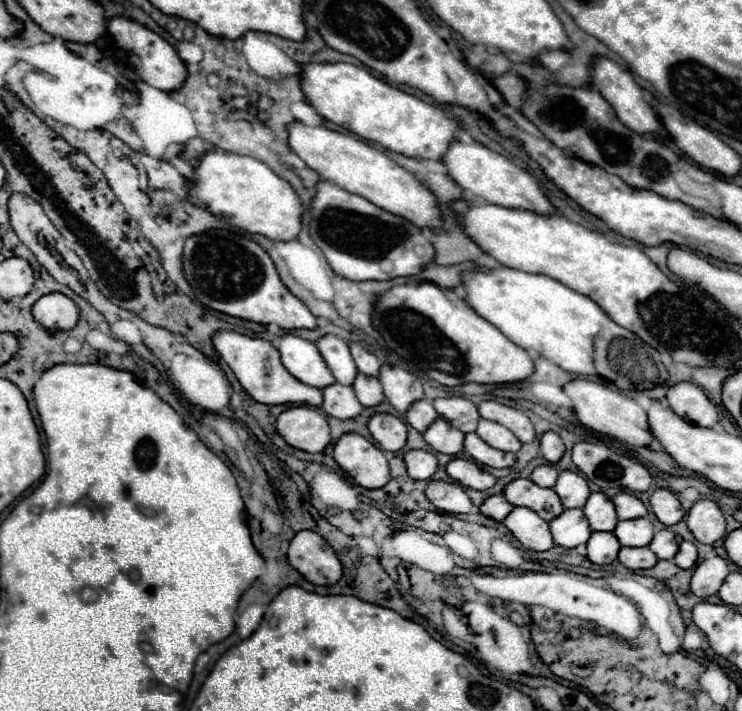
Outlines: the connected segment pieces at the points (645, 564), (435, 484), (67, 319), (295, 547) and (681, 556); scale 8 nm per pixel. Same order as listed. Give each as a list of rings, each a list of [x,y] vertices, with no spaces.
[[[621,548],[617,560],[627,566],[629,570],[645,570],[657,562],[657,556],[649,552],[649,548]]]
[[[429,480],[425,494],[427,494],[429,502],[441,512],[469,514],[473,510],[469,496],[465,494],[463,486],[459,486],[459,484],[443,482],[443,480]]]
[[[53,292],[53,294],[41,296],[33,304],[33,316],[49,332],[71,330],[79,320],[79,310],[69,296]]]
[[[301,530],[293,536],[287,552],[289,564],[317,586],[333,586],[341,578],[341,562],[323,536]]]
[[[681,542],[679,546],[679,552],[675,554],[673,562],[679,566],[679,568],[693,568],[697,564],[697,548],[693,542]]]

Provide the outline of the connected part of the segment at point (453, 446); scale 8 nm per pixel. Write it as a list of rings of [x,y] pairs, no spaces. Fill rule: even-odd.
[[[437,418],[425,432],[423,438],[425,442],[441,452],[441,454],[457,454],[463,450],[463,432],[457,432],[457,428],[453,428],[447,420]]]

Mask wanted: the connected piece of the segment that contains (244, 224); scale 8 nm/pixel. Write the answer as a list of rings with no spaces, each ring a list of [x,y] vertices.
[[[207,152],[195,174],[197,180],[191,184],[191,200],[207,206],[215,216],[225,218],[249,234],[263,234],[269,240],[297,240],[301,234],[303,204],[297,192],[261,160],[231,152]]]

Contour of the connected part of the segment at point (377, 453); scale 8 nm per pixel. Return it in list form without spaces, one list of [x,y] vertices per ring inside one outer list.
[[[343,434],[335,444],[335,462],[363,488],[381,488],[389,482],[389,464],[379,448],[359,434]]]

